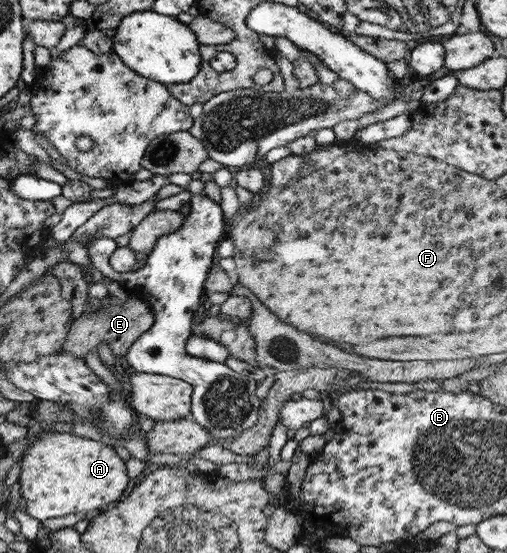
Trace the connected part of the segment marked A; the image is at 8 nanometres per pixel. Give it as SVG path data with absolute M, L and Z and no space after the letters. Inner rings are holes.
M42 433L23 450L19 463L17 481L25 513L39 521L67 514L95 514L116 503L131 488L124 460L113 447L74 433Z

